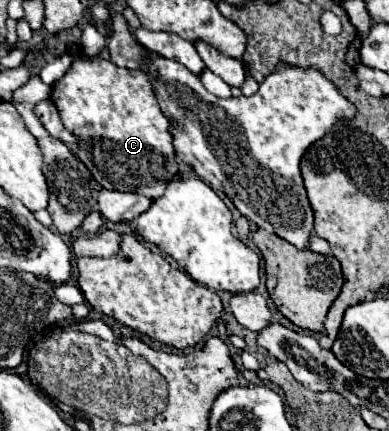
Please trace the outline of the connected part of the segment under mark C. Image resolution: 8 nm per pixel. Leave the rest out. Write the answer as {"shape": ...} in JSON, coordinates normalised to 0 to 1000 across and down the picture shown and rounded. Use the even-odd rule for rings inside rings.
{"shape":[[[211,130],[190,139],[159,186],[134,200],[129,232],[144,241],[170,302],[201,320],[195,367],[231,394],[262,436],[350,445],[386,464],[401,464],[422,450],[427,427],[458,399],[458,376],[442,334],[447,320],[437,306],[437,274],[406,246],[380,167],[308,158],[262,130]]]}

